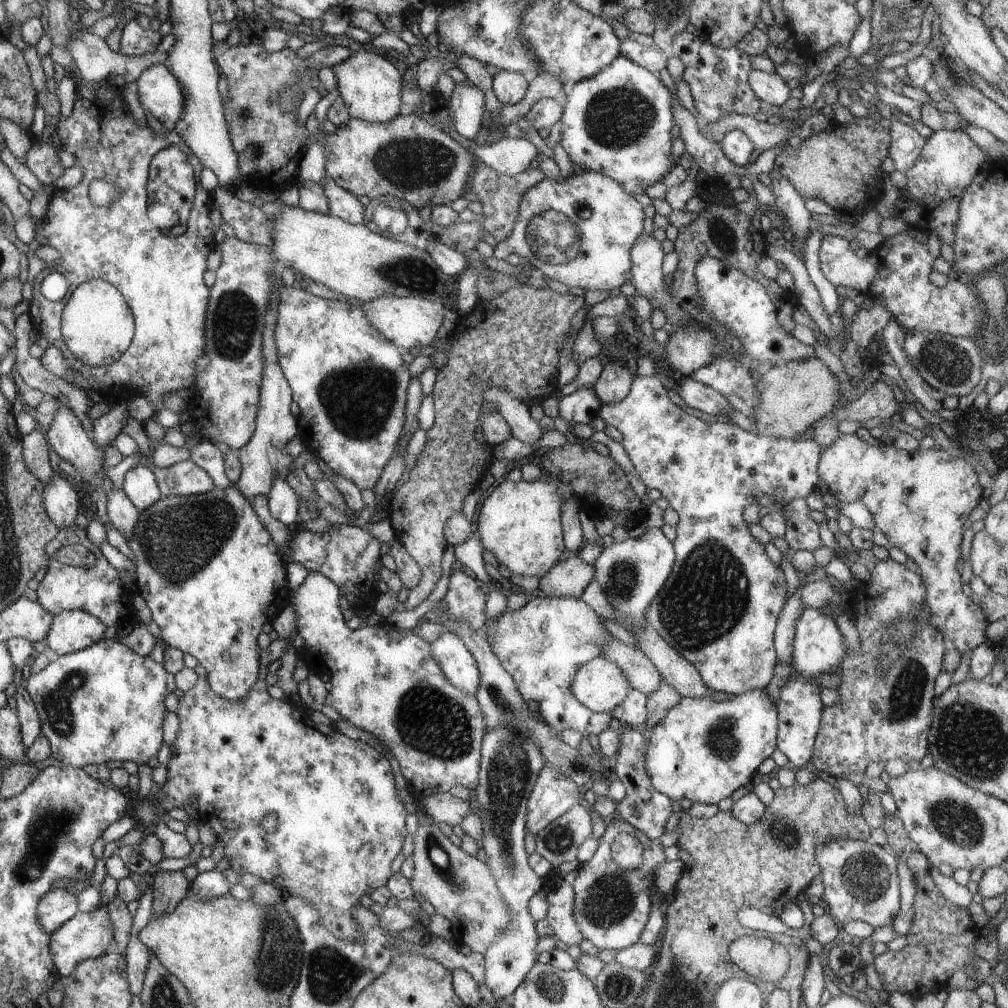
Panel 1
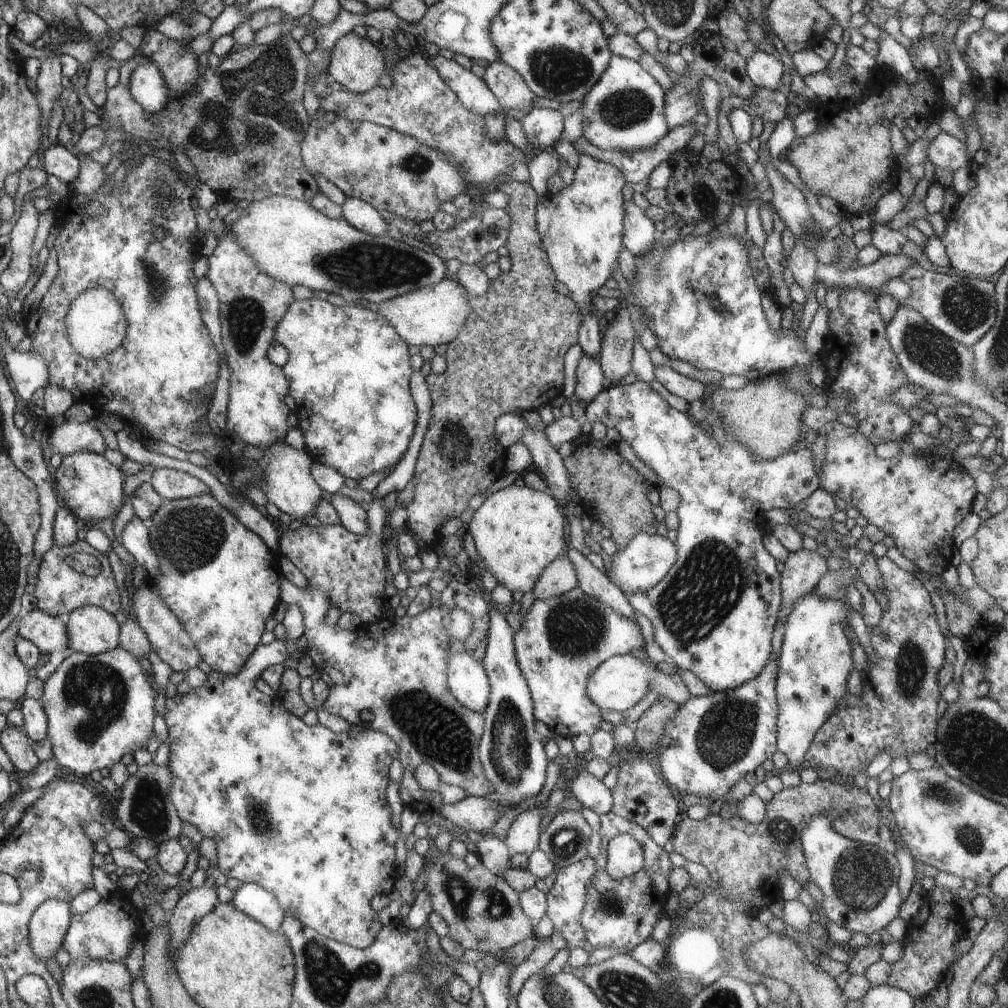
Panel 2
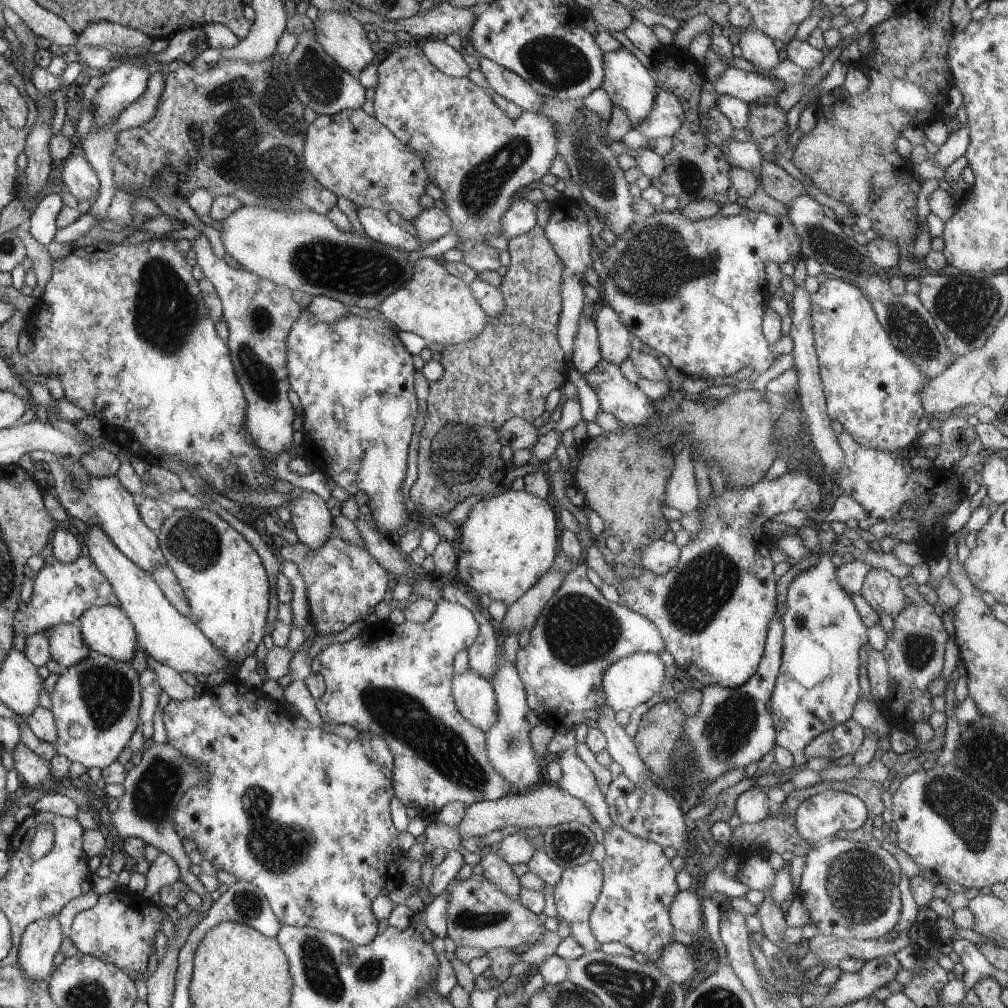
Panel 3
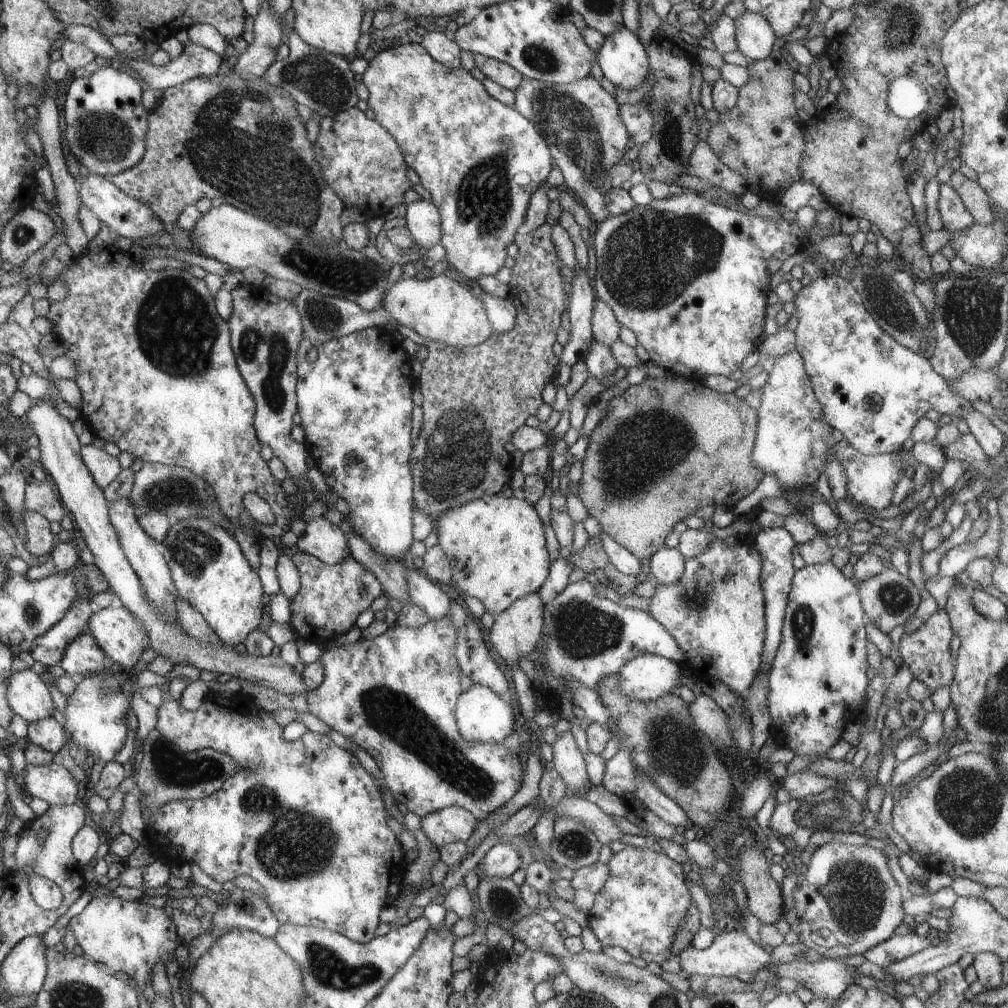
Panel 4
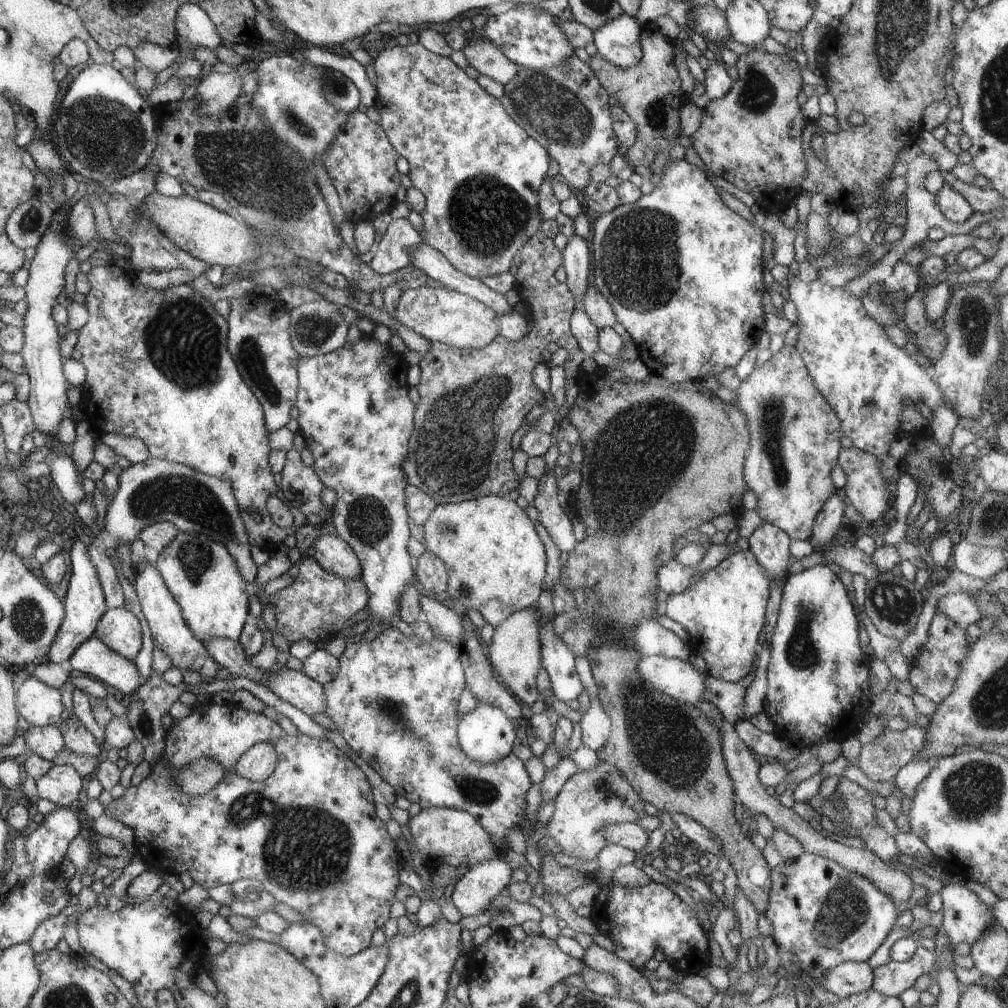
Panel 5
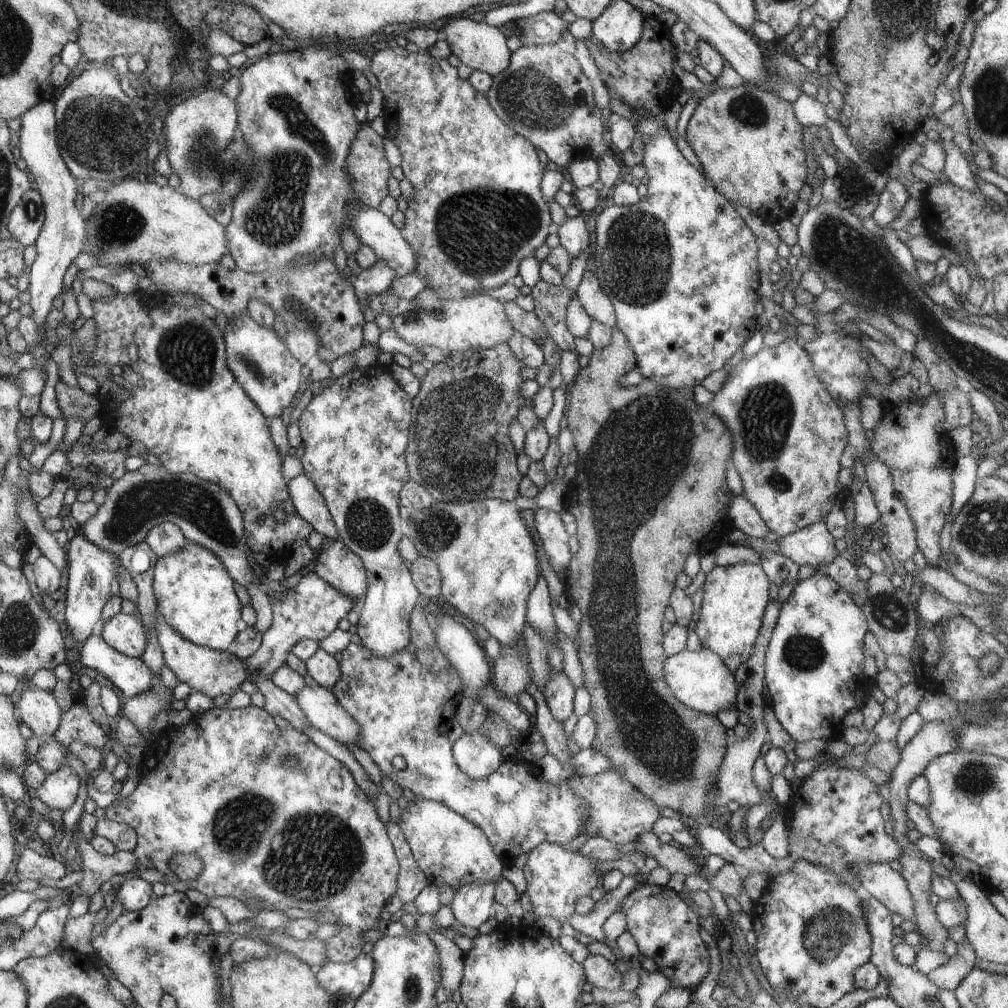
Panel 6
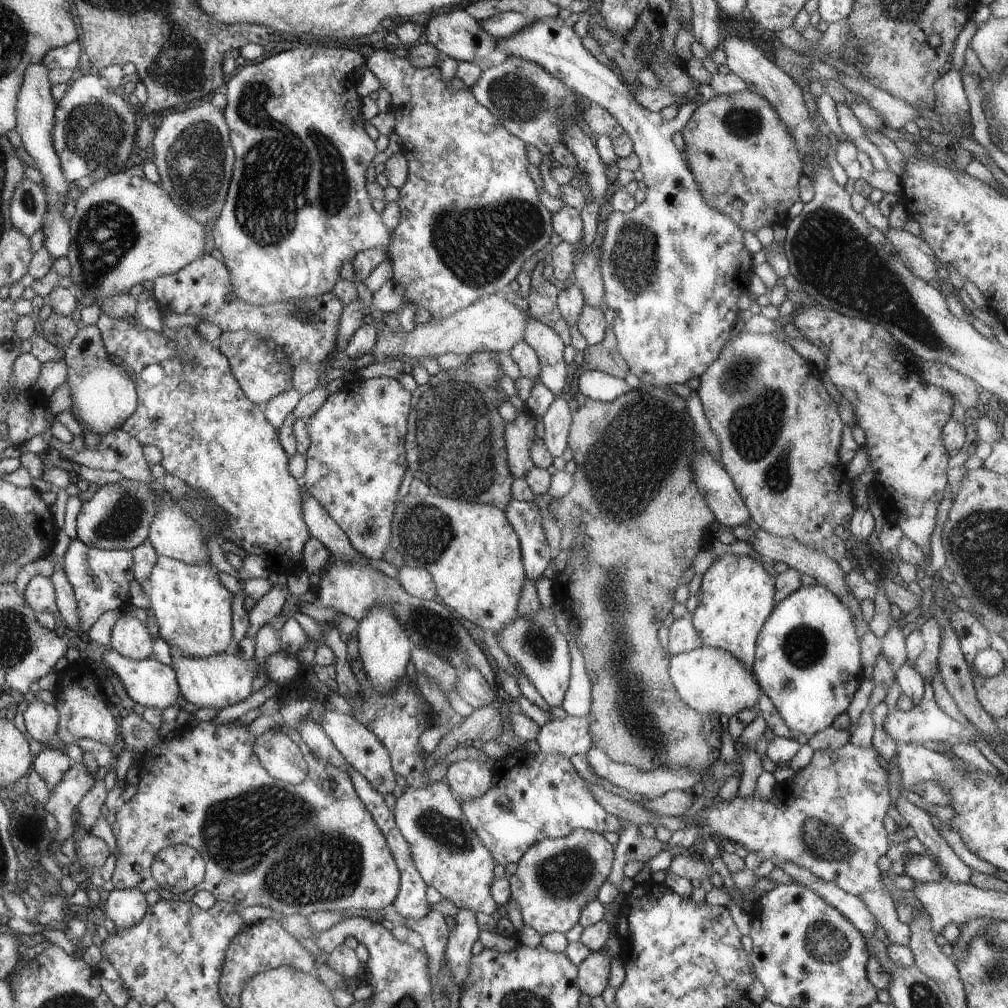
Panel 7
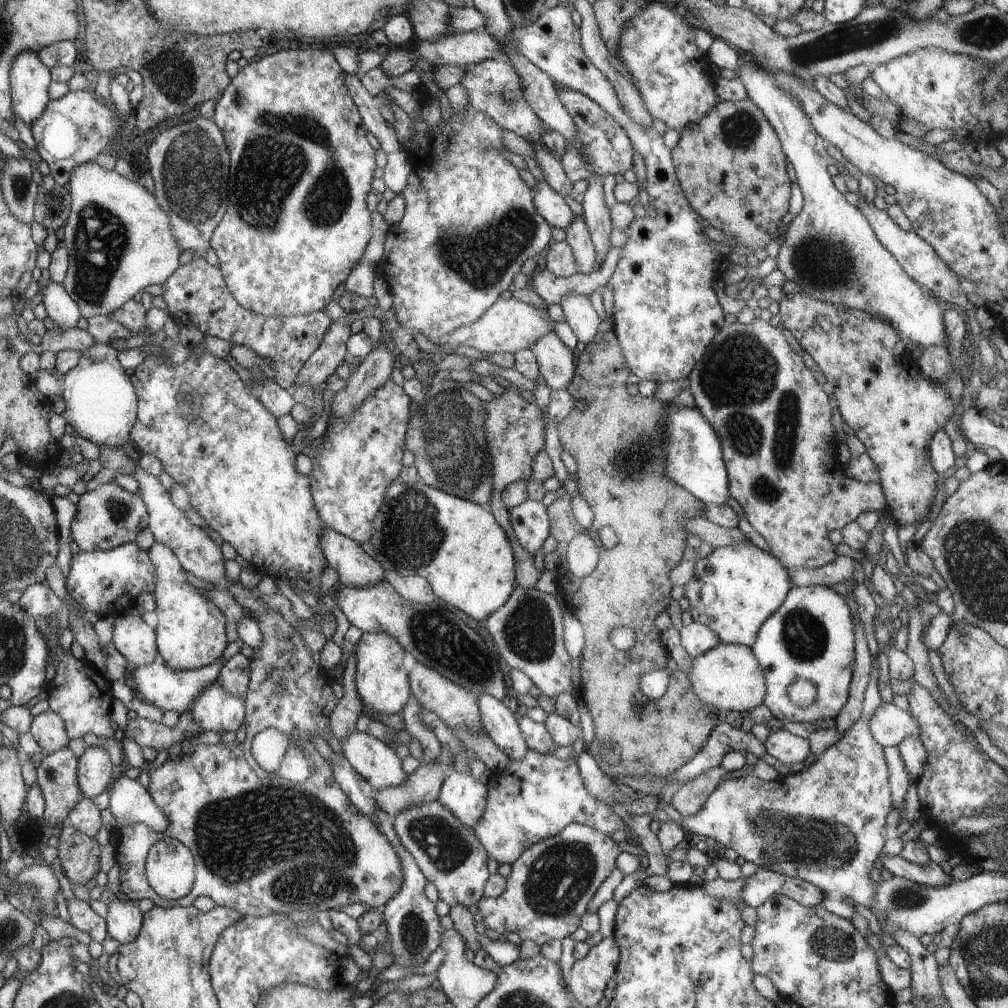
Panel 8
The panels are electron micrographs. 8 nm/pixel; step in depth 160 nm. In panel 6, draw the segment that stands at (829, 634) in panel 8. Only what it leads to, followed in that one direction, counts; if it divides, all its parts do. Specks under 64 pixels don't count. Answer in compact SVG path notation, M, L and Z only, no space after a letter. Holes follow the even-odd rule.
M816 571L810 578L798 581L787 601L781 604L781 609L775 627L773 628L767 651L765 652L765 682L772 696L770 706L775 712L778 722L782 724L782 728L784 728L796 742L806 742L812 739L830 740L838 738L844 728L842 723L844 716L846 716L852 708L862 708L870 698L872 684L870 684L870 677L864 674L866 656L864 656L864 651L862 650L862 648L864 648L864 635L867 631L868 625L863 610L856 605L845 590L842 590L842 587L835 580L832 580L832 578L822 571Z

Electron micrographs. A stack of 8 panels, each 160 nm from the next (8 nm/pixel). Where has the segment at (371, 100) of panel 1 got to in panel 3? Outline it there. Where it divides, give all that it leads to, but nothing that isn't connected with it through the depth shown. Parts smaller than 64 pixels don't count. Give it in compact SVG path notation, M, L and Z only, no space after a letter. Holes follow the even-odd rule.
M338 11L321 12L317 19L313 22L316 30L316 40L322 46L324 52L328 53L337 64L347 70L354 76L372 63L374 58L374 50L370 48L370 42L366 40L366 32L362 28L362 24L356 18L352 17L346 11L339 13Z

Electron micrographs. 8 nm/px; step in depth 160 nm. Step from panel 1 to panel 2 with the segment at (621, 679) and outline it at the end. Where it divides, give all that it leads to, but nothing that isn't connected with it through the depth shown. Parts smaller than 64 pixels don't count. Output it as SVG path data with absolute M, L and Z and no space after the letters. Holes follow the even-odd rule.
M632 653L614 655L600 663L600 666L597 666L597 669L590 675L587 686L588 696L602 710L608 709L622 713L644 698L655 668L656 664L652 660L638 659Z

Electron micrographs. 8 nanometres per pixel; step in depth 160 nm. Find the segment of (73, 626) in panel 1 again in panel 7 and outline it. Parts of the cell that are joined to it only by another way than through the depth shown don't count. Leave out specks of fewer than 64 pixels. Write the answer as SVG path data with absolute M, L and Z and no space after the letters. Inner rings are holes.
M122 614L112 627L110 648L126 658L141 661L152 654L152 638L140 620L132 614Z

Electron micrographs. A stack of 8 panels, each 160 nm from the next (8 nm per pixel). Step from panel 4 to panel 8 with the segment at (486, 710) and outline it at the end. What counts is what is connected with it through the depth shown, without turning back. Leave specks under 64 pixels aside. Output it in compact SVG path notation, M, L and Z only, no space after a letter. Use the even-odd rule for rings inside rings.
M446 769L437 801L448 808L464 826L473 829L484 814L487 789L470 772Z

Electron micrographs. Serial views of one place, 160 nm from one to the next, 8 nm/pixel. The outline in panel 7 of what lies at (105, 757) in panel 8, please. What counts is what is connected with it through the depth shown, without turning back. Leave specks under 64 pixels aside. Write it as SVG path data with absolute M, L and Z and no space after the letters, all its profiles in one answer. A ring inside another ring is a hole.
M73 763L64 773L61 781L52 789L51 797L45 804L45 810L55 816L59 826L56 837L63 842L72 835L74 828L74 810L96 784L96 778L90 774L84 763Z

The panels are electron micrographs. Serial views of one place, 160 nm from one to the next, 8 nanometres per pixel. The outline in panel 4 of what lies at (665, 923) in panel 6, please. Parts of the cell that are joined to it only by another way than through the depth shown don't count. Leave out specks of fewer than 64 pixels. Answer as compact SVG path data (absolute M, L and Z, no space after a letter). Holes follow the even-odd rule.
M631 845L622 852L613 854L607 865L609 877L600 892L596 894L592 908L587 912L589 927L603 946L620 946L639 964L656 962L661 965L664 960L670 958L670 949L678 927L684 922L688 909L693 903L685 883L686 873L682 865L670 859L666 853L657 853L650 847L641 849Z

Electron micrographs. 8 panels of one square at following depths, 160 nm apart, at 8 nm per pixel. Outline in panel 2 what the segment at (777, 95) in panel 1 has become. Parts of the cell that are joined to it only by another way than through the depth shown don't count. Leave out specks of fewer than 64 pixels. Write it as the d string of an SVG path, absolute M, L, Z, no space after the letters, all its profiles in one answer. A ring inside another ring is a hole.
M760 47L746 60L748 76L756 88L763 86L772 90L781 90L782 74L787 68L783 56L769 54L767 47Z

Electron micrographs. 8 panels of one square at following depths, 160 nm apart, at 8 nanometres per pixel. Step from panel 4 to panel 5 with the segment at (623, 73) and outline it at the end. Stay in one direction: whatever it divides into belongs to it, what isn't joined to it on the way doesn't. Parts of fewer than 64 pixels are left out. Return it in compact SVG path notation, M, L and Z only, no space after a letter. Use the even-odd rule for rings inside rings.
M623 13L594 31L593 42L606 62L626 70L642 59L641 33L642 26L638 25L637 18Z

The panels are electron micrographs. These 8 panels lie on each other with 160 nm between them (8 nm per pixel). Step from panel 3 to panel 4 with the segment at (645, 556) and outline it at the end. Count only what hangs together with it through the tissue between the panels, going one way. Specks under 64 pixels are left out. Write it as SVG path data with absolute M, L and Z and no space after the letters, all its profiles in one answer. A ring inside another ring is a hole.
M667 546L657 550L650 559L650 577L663 585L676 584L685 571L685 558L679 549Z

